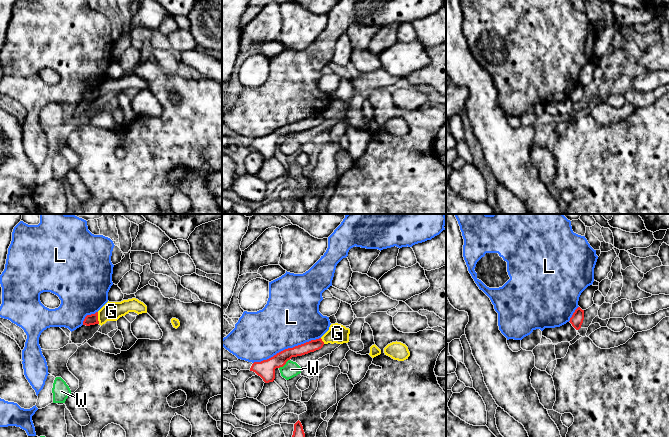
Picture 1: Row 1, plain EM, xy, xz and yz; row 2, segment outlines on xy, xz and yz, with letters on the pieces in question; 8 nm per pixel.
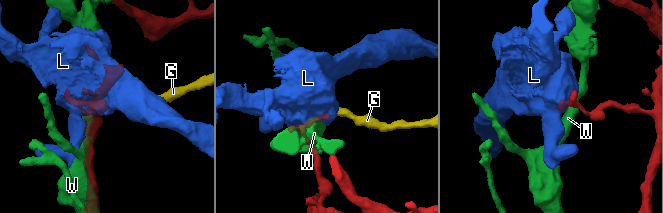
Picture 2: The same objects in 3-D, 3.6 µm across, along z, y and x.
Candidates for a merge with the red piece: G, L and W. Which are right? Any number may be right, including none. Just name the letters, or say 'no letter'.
no letter

